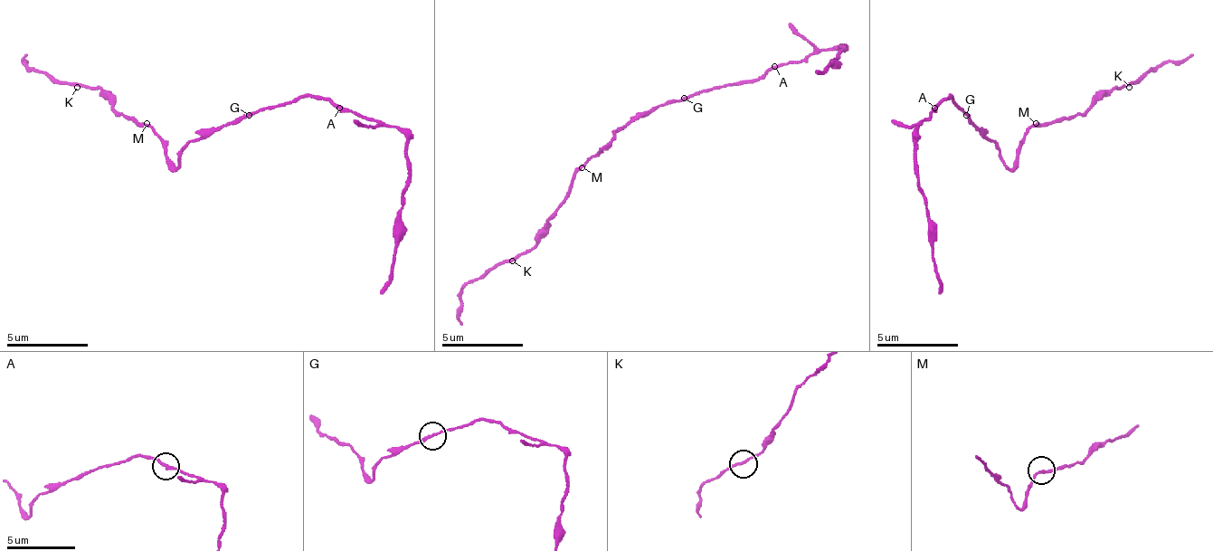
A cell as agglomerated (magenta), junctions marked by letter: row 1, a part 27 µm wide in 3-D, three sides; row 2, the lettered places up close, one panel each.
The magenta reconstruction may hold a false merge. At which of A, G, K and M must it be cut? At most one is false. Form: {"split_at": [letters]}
{"split_at": []}

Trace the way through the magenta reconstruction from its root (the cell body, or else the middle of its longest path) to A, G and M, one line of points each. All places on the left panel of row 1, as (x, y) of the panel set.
A: (224, 123), (244, 119), (270, 107), (286, 107), (302, 99), (330, 99), (338, 107)
G: (224, 123), (244, 119), (249, 115)
M: (224, 123), (192, 139), (179, 156), (179, 164), (175, 168), (167, 156), (167, 144), (146, 123)

